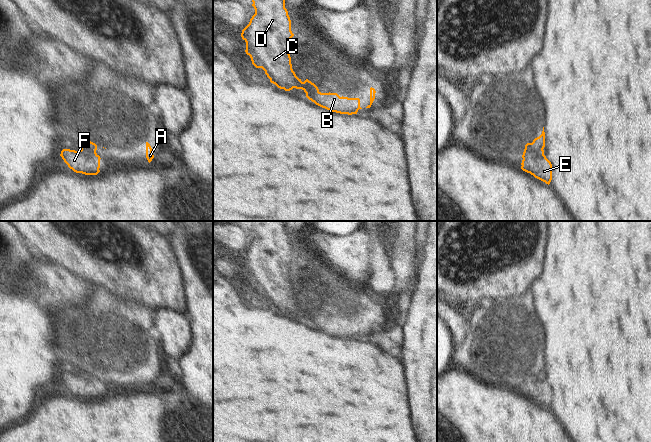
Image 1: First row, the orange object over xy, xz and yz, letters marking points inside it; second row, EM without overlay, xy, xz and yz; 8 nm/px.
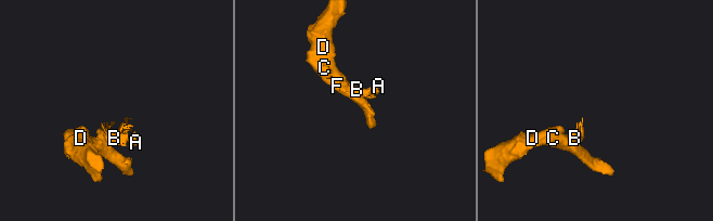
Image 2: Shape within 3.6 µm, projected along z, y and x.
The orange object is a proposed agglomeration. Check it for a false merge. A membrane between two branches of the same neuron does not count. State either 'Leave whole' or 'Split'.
Split.

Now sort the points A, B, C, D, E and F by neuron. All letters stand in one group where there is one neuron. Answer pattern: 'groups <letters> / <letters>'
groups A B / C D E F

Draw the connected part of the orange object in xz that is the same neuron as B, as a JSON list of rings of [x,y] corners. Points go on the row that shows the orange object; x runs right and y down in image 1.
[[[314,92],[307,98],[316,105],[340,114],[357,114],[360,107],[359,98],[340,97],[337,93]]]

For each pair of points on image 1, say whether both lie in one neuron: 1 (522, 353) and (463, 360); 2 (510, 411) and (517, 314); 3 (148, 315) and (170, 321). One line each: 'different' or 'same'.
1: different
2: different
3: different

